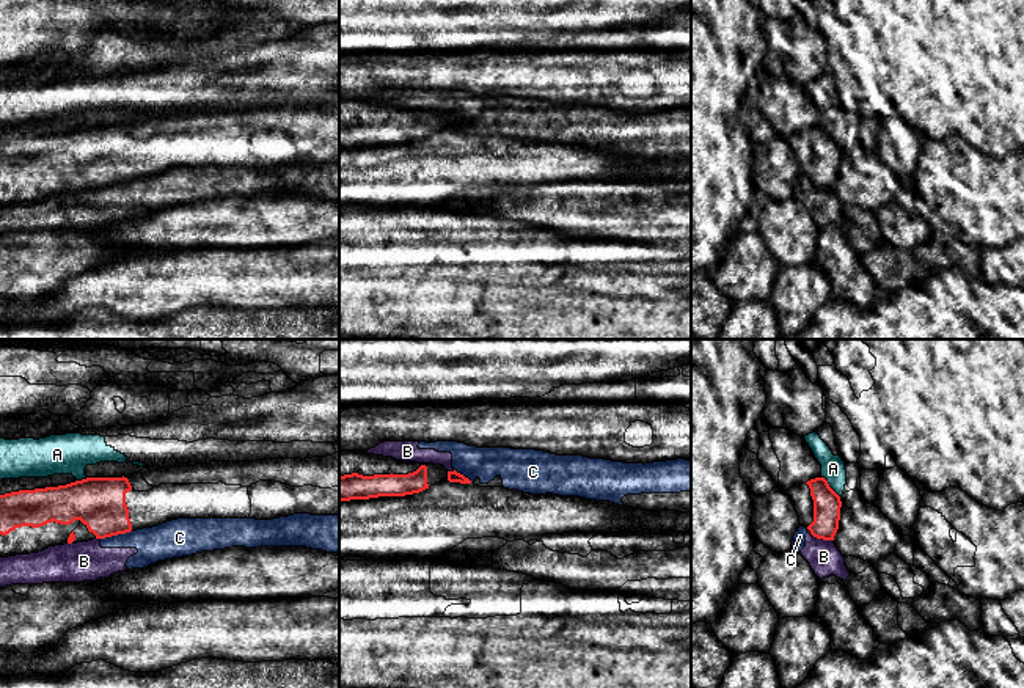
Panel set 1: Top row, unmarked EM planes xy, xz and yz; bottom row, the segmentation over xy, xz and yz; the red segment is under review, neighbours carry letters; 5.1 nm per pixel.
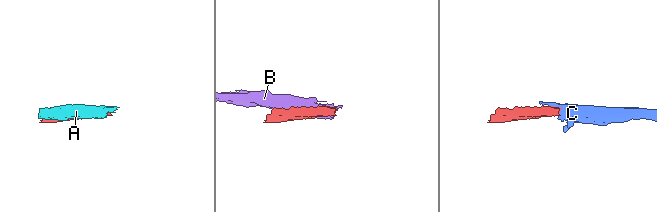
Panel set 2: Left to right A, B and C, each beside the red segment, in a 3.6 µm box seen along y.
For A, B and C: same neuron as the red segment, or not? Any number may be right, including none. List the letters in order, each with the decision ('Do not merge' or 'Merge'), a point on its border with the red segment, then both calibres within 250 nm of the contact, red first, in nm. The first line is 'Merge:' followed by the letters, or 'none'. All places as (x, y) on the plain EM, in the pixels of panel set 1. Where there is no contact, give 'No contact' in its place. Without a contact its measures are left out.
Merge: none
A: Do not merge. Touches red at yz (830, 135). Thickness 140 nm (red) against 130 nm
B: Do not merge. Touches red at yz (820, 186). Thickness 140 nm (red) against 160 nm
C: Do not merge. Touches red at xy (115, 182). Thickness 260 nm (red) against 180 nm

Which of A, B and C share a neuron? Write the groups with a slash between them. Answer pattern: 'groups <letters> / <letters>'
groups A / B C

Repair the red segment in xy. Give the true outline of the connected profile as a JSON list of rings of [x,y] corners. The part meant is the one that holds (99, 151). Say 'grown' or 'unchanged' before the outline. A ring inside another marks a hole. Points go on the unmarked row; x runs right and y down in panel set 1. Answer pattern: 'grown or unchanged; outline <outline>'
grown; outline [[[339,101],[303,108],[149,115],[123,126],[86,126],[58,135],[5,141],[0,143],[0,206],[105,187],[177,167],[273,168],[294,162],[339,163]]]

